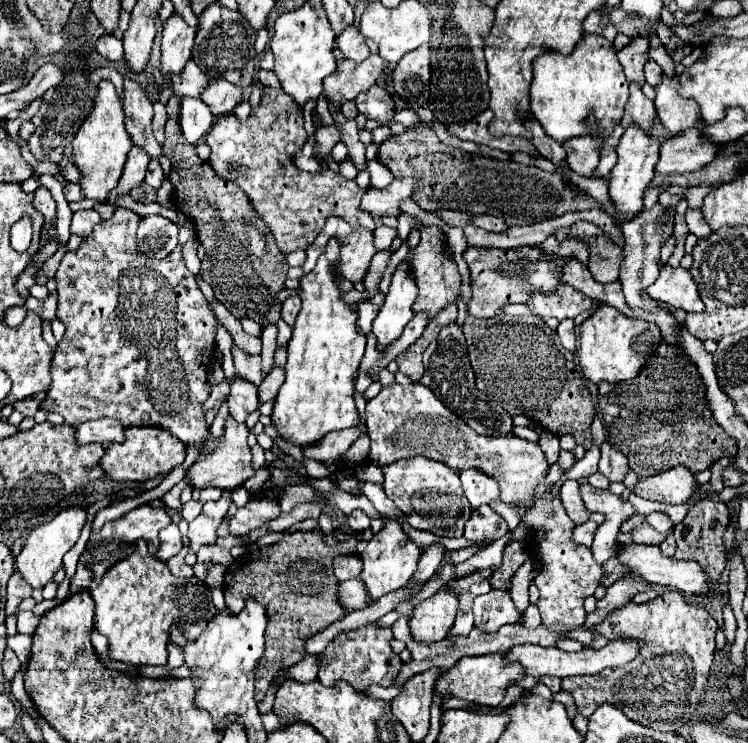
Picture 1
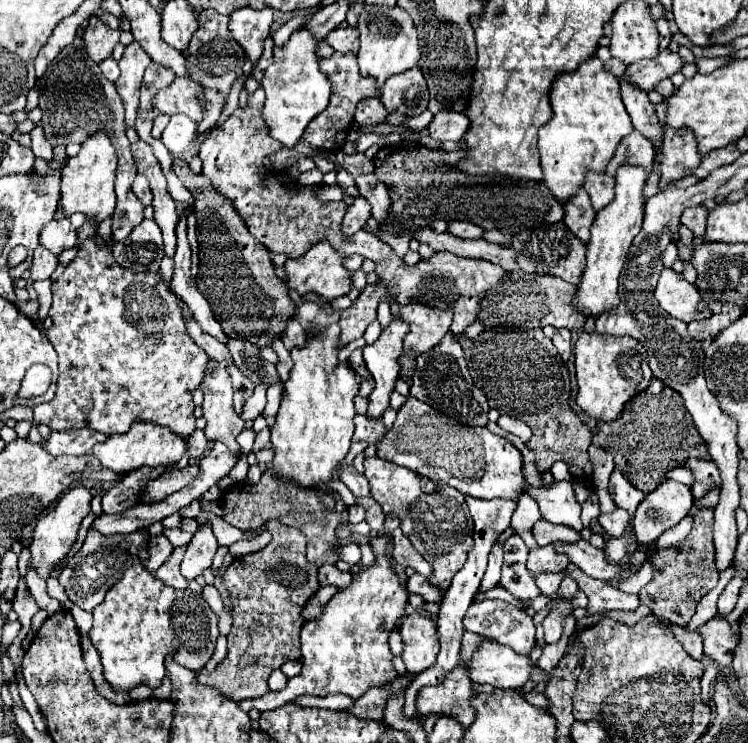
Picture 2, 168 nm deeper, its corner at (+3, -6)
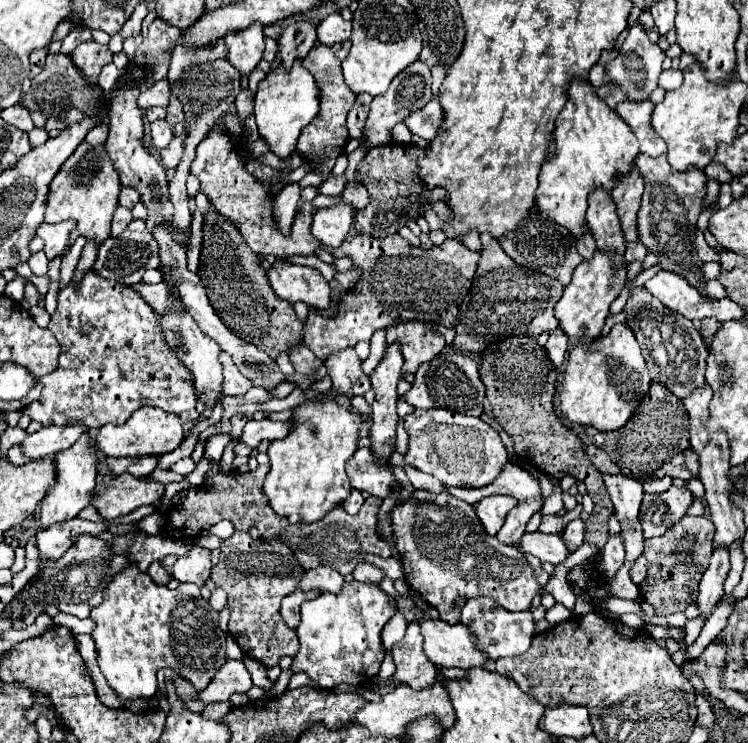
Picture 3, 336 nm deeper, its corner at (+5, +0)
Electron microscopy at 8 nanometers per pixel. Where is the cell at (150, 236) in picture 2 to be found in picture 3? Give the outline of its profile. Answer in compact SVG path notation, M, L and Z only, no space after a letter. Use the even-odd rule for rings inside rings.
M133 220L119 238L107 238L101 244L93 270L97 270L97 274L101 274L103 278L109 278L109 280L117 280L123 284L137 284L137 282L141 282L141 278L147 270L157 268L157 266L159 266L157 240L147 230L145 220Z

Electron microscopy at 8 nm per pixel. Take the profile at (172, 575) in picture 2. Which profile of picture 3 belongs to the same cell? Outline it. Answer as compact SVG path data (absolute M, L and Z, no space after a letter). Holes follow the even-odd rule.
M153 562L153 564L149 566L147 574L149 574L157 584L169 584L169 580L171 580L169 572L163 568L163 564L161 564L161 562Z

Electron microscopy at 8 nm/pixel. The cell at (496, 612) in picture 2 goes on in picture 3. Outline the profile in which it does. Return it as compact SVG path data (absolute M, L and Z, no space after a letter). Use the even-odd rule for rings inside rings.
M479 596L469 598L467 604L461 610L461 624L467 624L477 632L477 640L481 640L481 648L485 648L489 660L497 660L503 656L517 656L527 652L531 646L531 640L535 636L535 622L529 610L525 612L509 612L501 608L493 598Z

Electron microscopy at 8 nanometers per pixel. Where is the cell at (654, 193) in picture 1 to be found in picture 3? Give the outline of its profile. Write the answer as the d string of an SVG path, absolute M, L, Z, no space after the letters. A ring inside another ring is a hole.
M707 164L705 166L705 176L709 178L709 180L719 180L719 182L731 182L731 174L721 166L721 164Z

